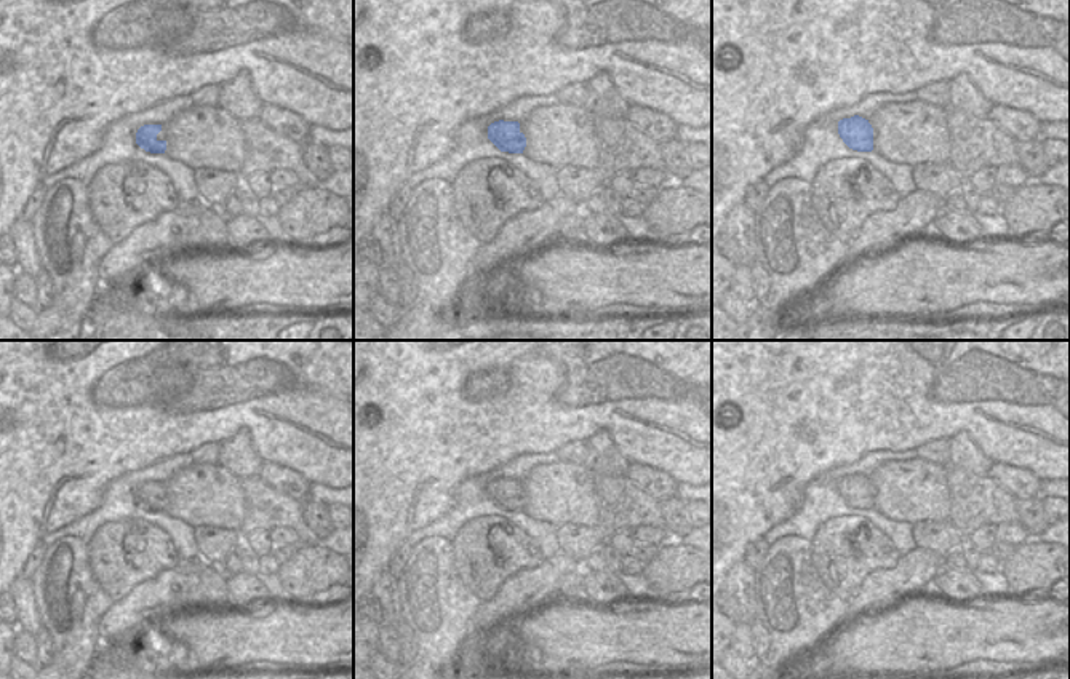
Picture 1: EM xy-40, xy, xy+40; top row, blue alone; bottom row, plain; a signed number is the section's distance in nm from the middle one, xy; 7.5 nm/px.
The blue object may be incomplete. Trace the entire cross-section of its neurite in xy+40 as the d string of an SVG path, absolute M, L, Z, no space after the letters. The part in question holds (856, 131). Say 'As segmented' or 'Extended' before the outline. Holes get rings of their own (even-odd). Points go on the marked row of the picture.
As segmented. M854 115L838 121L838 134L843 142L857 152L873 150L873 128L868 120Z

